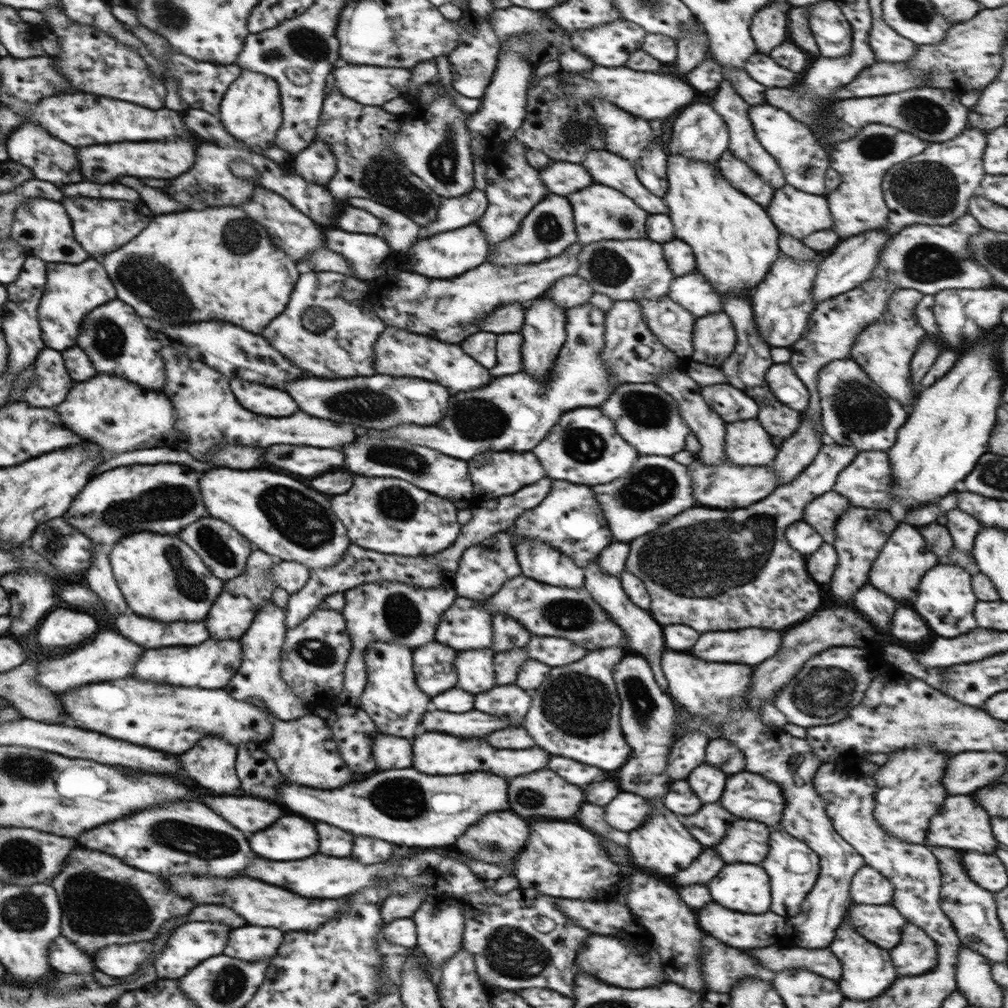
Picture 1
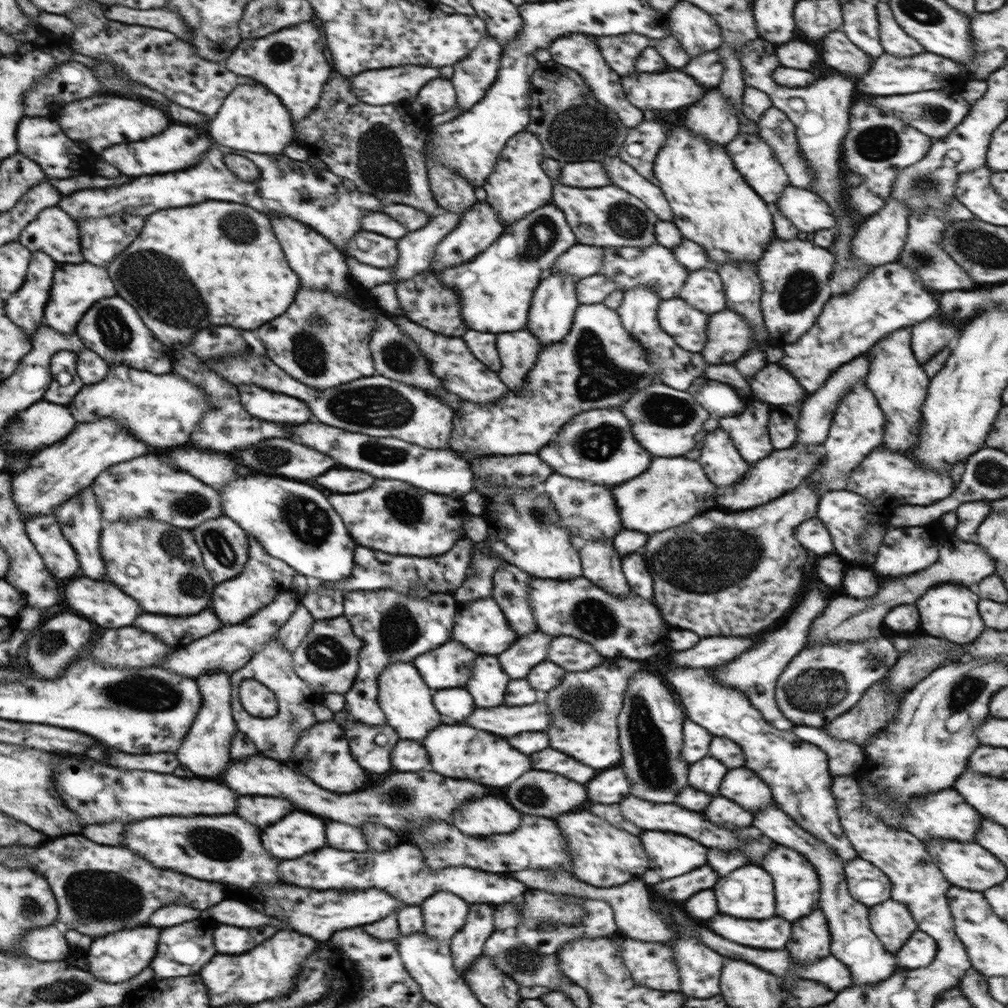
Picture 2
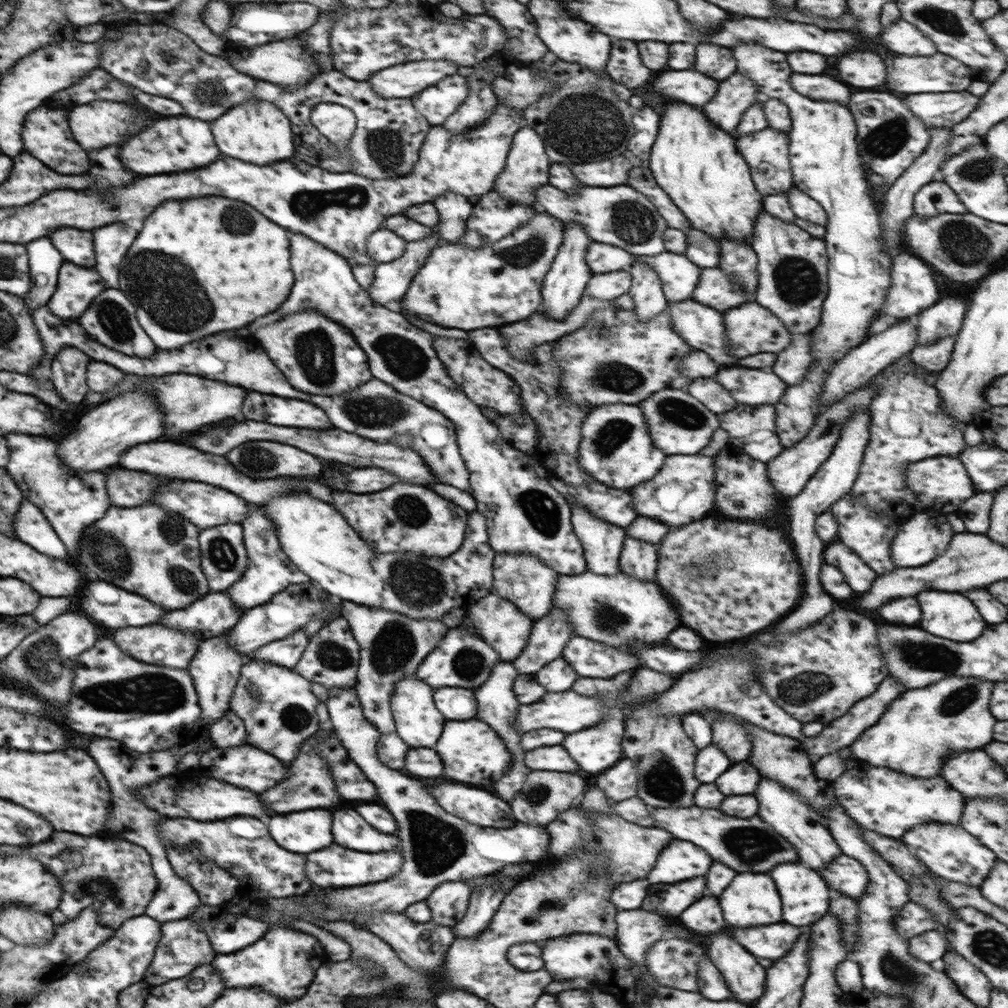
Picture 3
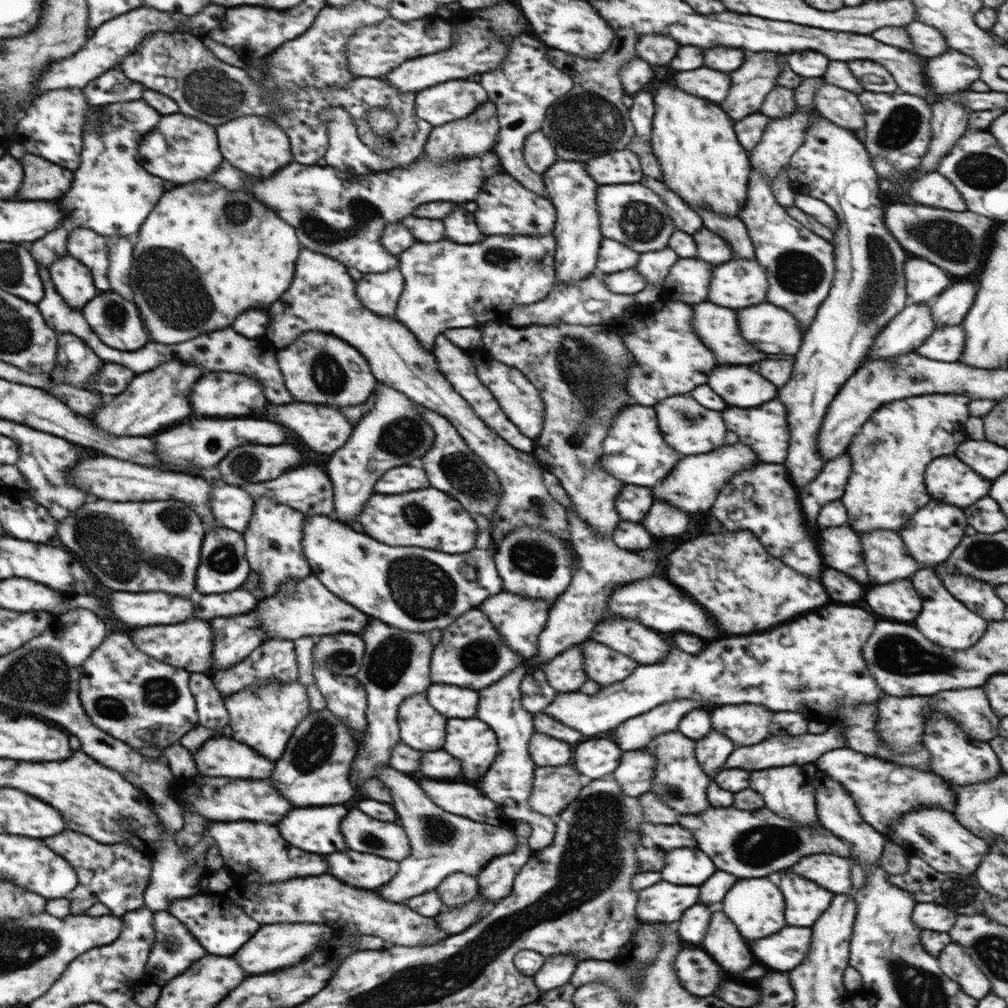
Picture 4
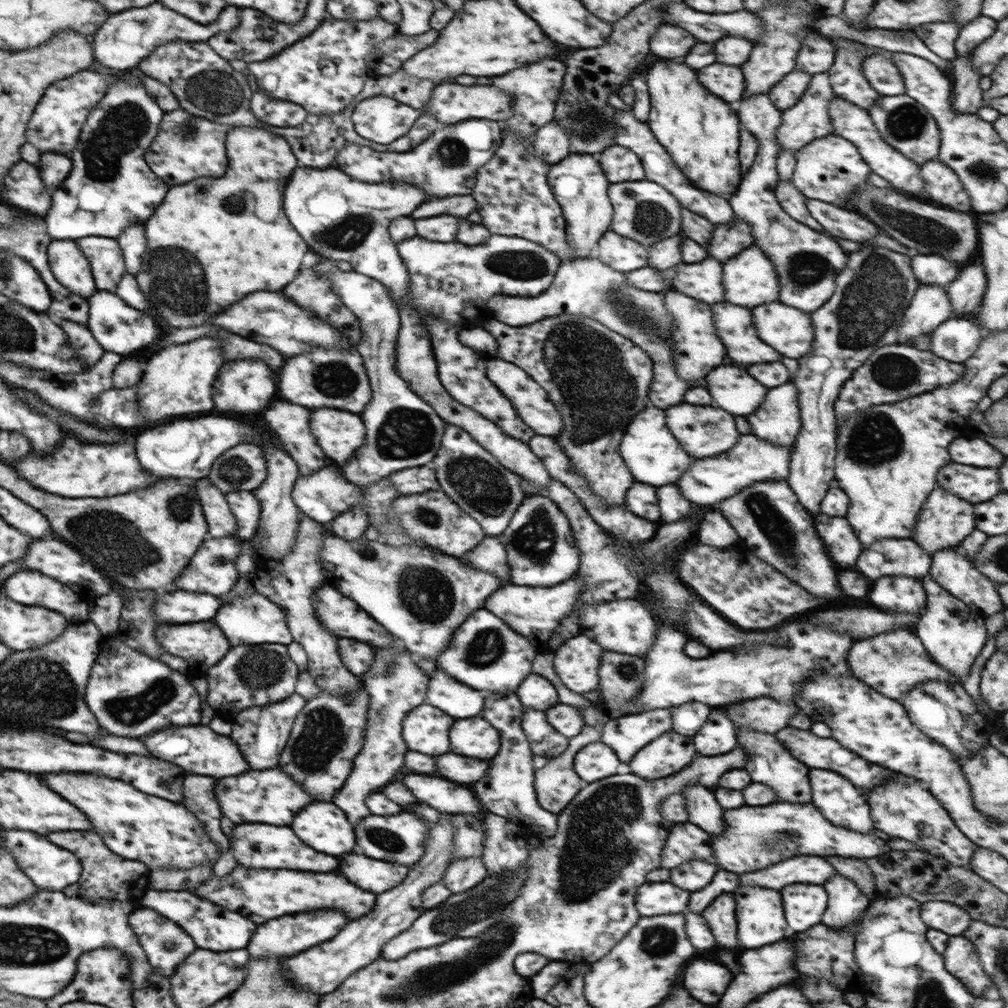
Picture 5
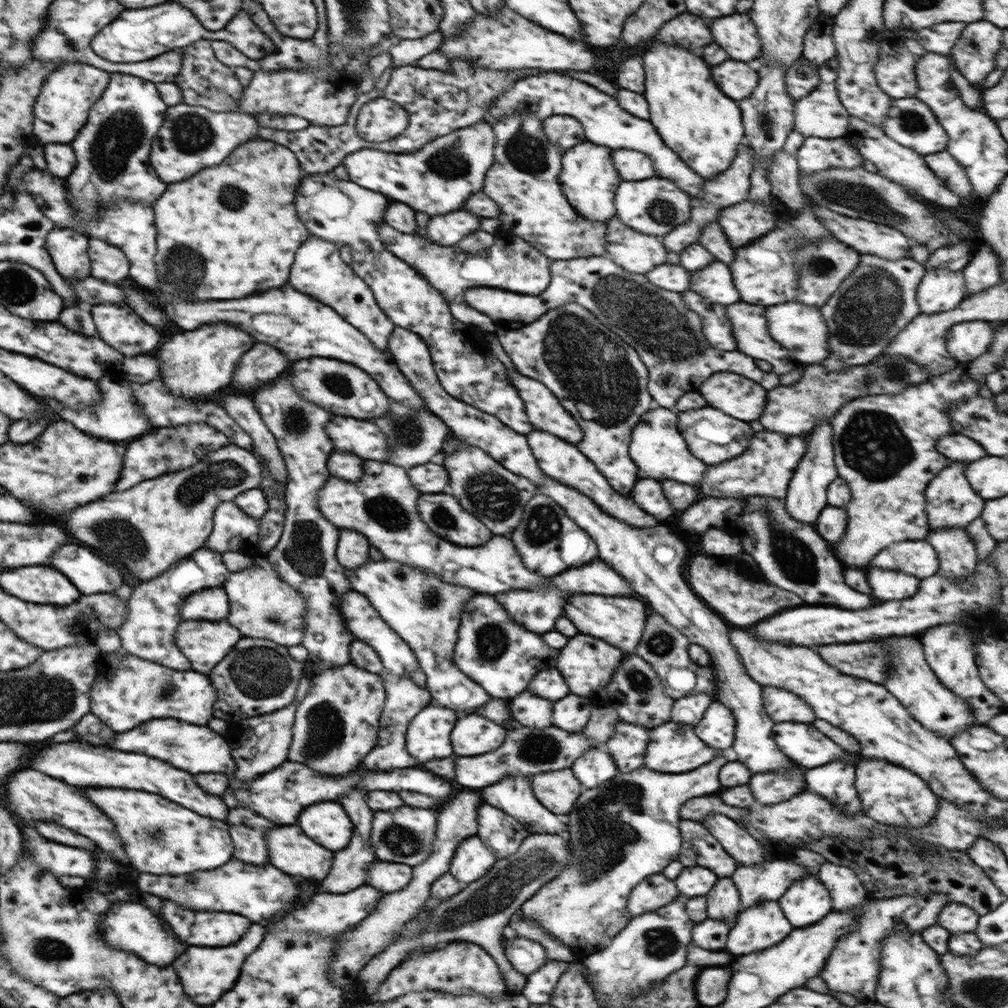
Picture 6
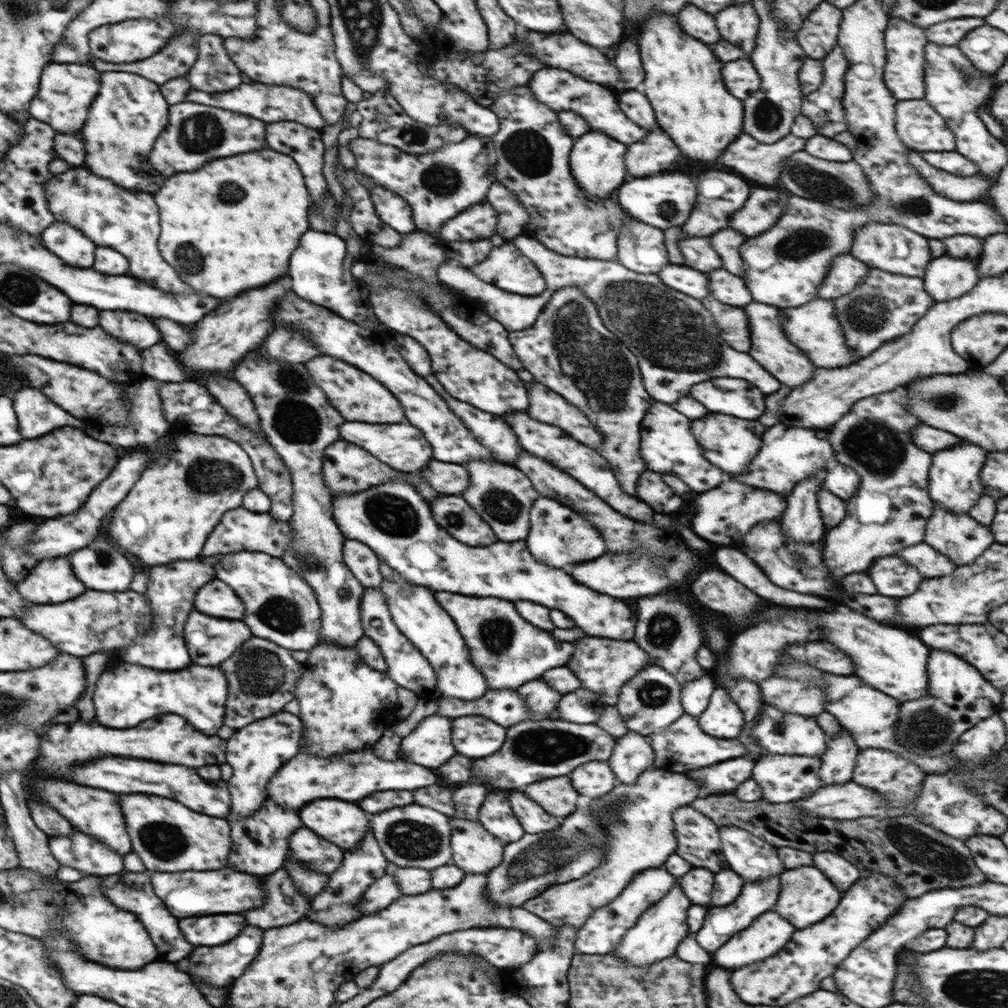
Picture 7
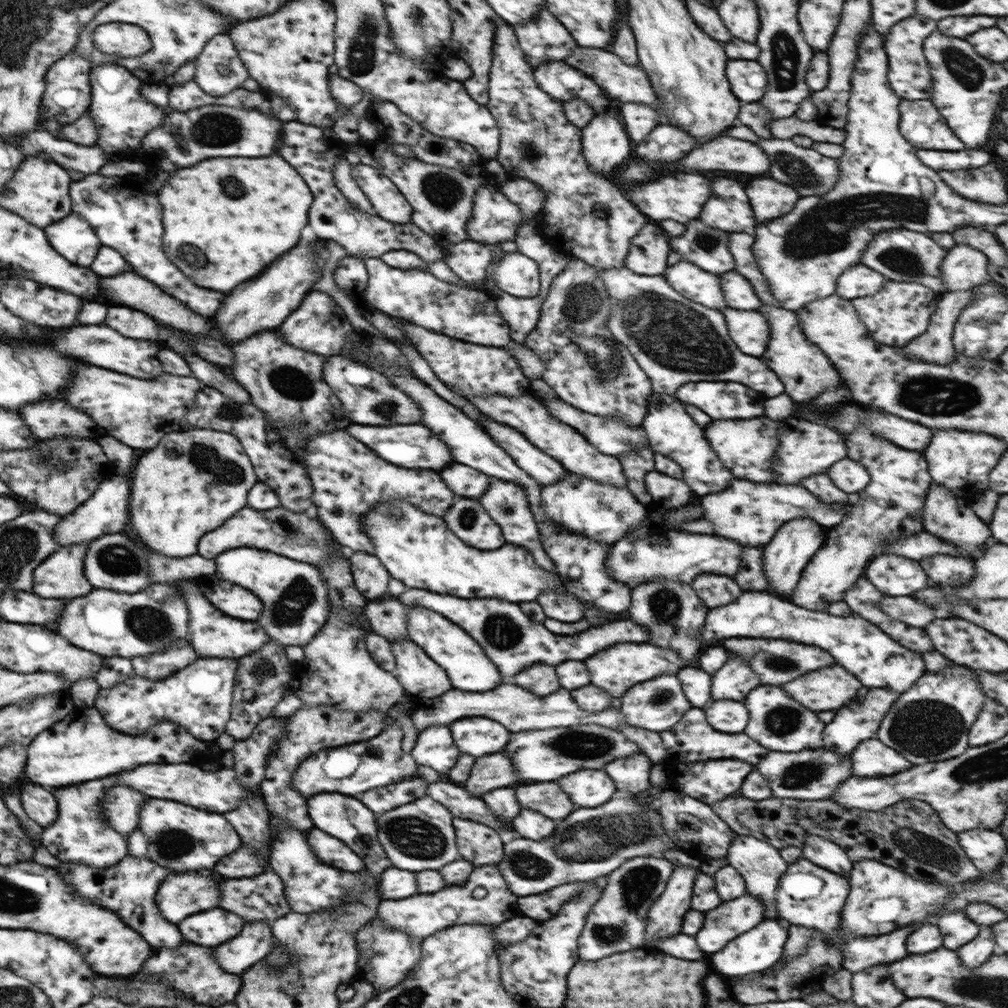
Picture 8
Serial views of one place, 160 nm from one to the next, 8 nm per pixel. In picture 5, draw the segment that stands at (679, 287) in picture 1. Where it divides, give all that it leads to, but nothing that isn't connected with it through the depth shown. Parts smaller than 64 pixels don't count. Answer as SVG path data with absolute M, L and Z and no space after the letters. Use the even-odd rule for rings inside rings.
M749 246L730 258L723 266L722 284L724 302L737 304L744 308L754 308L779 300L780 283L772 261L757 247Z

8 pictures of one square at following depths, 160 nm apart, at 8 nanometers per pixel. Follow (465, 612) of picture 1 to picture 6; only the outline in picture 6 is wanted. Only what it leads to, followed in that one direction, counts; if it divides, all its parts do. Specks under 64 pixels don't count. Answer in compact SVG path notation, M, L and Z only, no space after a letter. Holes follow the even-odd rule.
M595 559L582 566L565 570L556 576L551 577L552 582L546 588L540 590L512 590L504 592L500 596L494 596L502 608L506 610L512 620L525 627L530 632L538 635L546 634L554 628L556 618L562 616L564 612L564 598L569 594L606 594L606 596L630 596L634 594L633 588L628 584L625 578L622 578L613 568L610 568L601 559Z

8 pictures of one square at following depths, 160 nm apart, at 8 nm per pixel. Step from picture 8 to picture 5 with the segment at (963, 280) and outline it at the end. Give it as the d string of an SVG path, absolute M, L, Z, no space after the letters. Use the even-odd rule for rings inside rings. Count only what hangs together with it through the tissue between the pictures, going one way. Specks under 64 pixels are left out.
M920 285L898 327L898 344L911 344L917 336L933 332L940 323L950 319L952 314L953 308L945 286Z

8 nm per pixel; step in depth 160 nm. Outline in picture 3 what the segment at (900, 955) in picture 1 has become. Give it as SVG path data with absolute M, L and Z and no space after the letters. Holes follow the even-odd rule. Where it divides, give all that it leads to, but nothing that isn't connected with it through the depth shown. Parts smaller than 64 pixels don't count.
M926 931L909 939L909 953L922 962L933 964L950 950L948 939L938 931Z

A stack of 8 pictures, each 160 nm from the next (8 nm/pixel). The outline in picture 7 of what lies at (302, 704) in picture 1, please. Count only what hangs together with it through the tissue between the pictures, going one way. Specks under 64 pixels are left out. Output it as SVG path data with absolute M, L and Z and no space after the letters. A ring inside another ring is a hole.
M284 710L265 719L255 720L232 734L226 748L226 762L234 768L228 784L232 794L232 812L228 816L228 822L250 816L250 812L256 812L262 806L260 802L266 798L268 780L280 770L286 760L299 753L301 734L303 722L300 717Z

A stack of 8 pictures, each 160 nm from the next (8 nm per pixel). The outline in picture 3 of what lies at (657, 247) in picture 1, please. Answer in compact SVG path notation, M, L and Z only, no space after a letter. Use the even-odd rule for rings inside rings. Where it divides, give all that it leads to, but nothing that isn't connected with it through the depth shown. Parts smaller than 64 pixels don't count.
M664 251L654 256L634 257L634 262L645 262L656 271L662 283L663 293L670 304L692 298L702 268L688 260L684 253Z

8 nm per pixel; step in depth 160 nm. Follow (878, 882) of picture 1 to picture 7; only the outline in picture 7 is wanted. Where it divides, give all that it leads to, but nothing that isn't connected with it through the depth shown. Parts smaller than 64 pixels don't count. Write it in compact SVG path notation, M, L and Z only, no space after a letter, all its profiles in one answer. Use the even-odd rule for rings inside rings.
M780 875L774 876L774 878L768 878L766 882L750 882L750 880L745 880L735 902L728 906L708 907L703 922L704 926L701 926L700 930L697 930L693 934L696 942L704 950L708 950L708 952L718 950L734 932L740 932L740 930L748 928L758 916L773 911L773 908L776 906L776 900L778 900L778 894L781 891L780 888Z

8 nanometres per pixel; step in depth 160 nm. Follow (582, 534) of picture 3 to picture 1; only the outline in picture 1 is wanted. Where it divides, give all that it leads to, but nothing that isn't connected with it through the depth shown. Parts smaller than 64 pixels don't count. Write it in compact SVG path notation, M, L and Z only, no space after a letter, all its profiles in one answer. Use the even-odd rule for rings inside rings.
M597 558L591 560L588 566L584 568L585 574L585 589L590 593L590 596L606 611L606 614L615 622L622 630L627 638L627 643L630 644L630 649L636 655L644 657L650 664L654 673L656 682L659 687L666 692L668 681L661 669L661 653L665 650L665 640L662 636L662 628L658 622L654 622L654 618L648 614L649 611L638 608L626 594L622 588L621 580L618 576L612 576L603 572L597 563Z

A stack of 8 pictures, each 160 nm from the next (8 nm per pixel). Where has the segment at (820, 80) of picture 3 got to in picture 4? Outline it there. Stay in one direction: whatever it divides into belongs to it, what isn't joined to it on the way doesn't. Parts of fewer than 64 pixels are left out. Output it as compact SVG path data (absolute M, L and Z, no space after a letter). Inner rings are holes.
M824 80L816 89L814 102L818 114L842 128L854 131L858 138L864 136L864 111L859 96L854 92L842 90Z

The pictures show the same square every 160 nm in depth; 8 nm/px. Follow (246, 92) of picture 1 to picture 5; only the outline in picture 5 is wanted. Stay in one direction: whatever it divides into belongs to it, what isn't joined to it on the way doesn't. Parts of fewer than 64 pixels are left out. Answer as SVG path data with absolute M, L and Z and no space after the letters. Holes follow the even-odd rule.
M250 126L231 128L226 138L226 154L228 170L222 178L198 178L170 188L164 202L150 218L150 224L146 224L148 276L142 258L144 272L136 273L136 280L146 300L150 300L150 308L154 308L170 328L200 326L212 314L230 308L252 292L282 290L296 278L302 256L309 250L282 212L282 188L286 186L292 170L298 166L297 158L294 158L284 137Z

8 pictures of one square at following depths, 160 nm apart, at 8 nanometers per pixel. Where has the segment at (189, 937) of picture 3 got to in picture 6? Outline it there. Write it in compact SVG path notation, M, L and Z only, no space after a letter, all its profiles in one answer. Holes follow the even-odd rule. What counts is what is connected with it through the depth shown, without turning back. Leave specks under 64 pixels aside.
M115 902L108 915L100 921L100 926L103 939L113 949L131 952L148 964L168 966L174 962L174 958L180 952L184 952L182 940L176 938L174 932L170 928L166 928L166 924L162 924L162 920L154 912L150 912L147 906L142 906L140 903Z

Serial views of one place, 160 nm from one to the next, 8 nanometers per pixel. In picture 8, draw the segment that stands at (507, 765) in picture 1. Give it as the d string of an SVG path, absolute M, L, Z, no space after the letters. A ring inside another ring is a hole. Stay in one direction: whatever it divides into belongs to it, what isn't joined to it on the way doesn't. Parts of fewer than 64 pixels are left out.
M490 718L456 720L450 730L460 752L476 758L500 752L510 740L510 731Z

